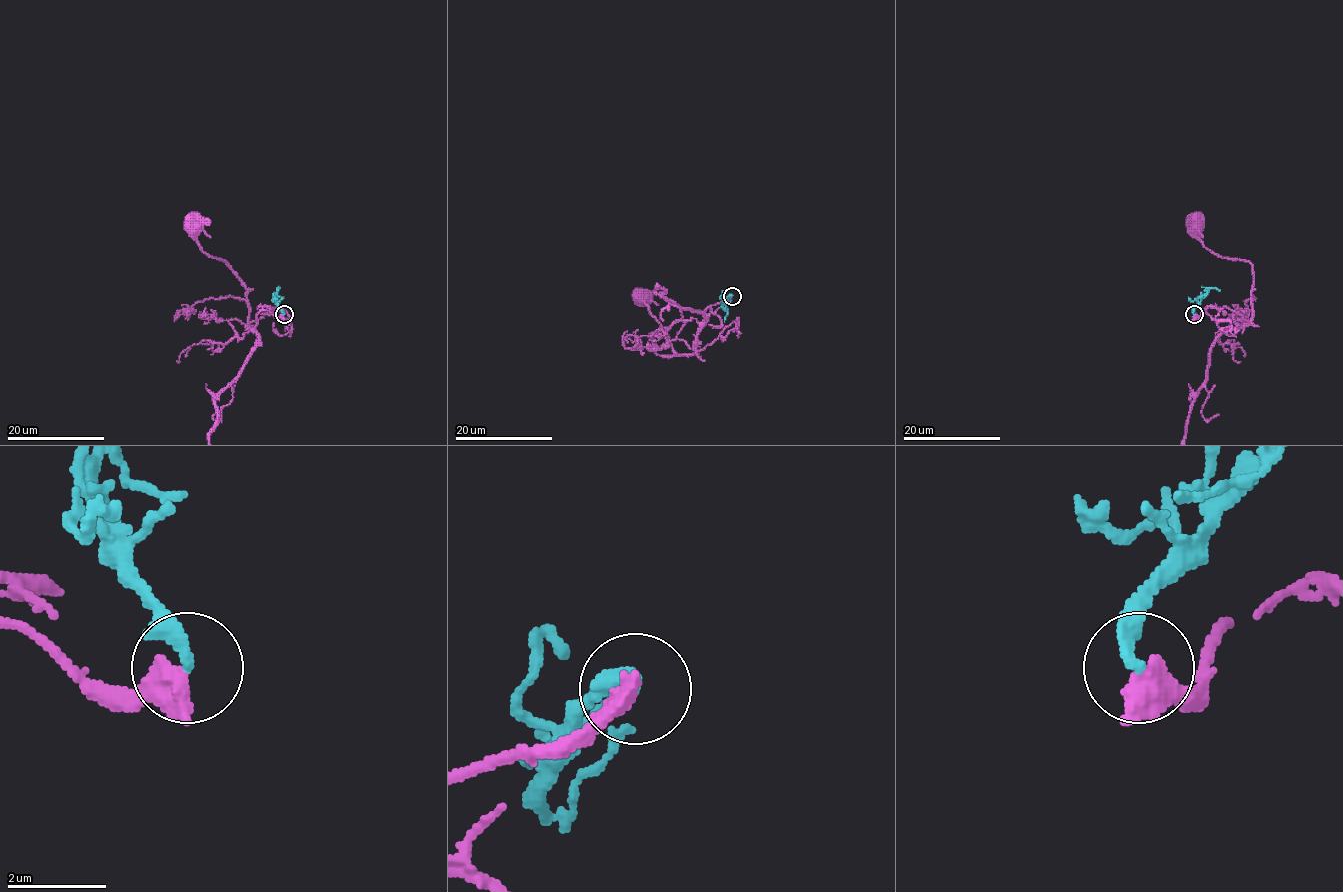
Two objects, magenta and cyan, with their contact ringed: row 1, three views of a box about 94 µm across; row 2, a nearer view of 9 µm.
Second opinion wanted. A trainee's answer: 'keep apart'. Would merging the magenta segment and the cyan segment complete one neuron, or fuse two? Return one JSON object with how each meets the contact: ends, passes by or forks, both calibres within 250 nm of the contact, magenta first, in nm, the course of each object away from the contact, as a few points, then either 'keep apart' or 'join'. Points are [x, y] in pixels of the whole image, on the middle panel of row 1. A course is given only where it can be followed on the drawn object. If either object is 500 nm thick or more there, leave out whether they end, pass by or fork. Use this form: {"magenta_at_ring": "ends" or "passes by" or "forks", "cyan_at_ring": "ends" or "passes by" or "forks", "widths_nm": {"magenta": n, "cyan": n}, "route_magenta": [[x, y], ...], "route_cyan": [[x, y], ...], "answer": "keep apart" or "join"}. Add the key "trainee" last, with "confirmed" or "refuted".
{"widths_nm": {"magenta": 500, "cyan": 260}, "route_magenta": [[731, 296], [705, 311], [696, 353], [678, 355], [667, 332], [641, 300]], "route_cyan": [[731, 296], [724, 304], [724, 322]], "answer": "join", "trainee": "refuted"}

